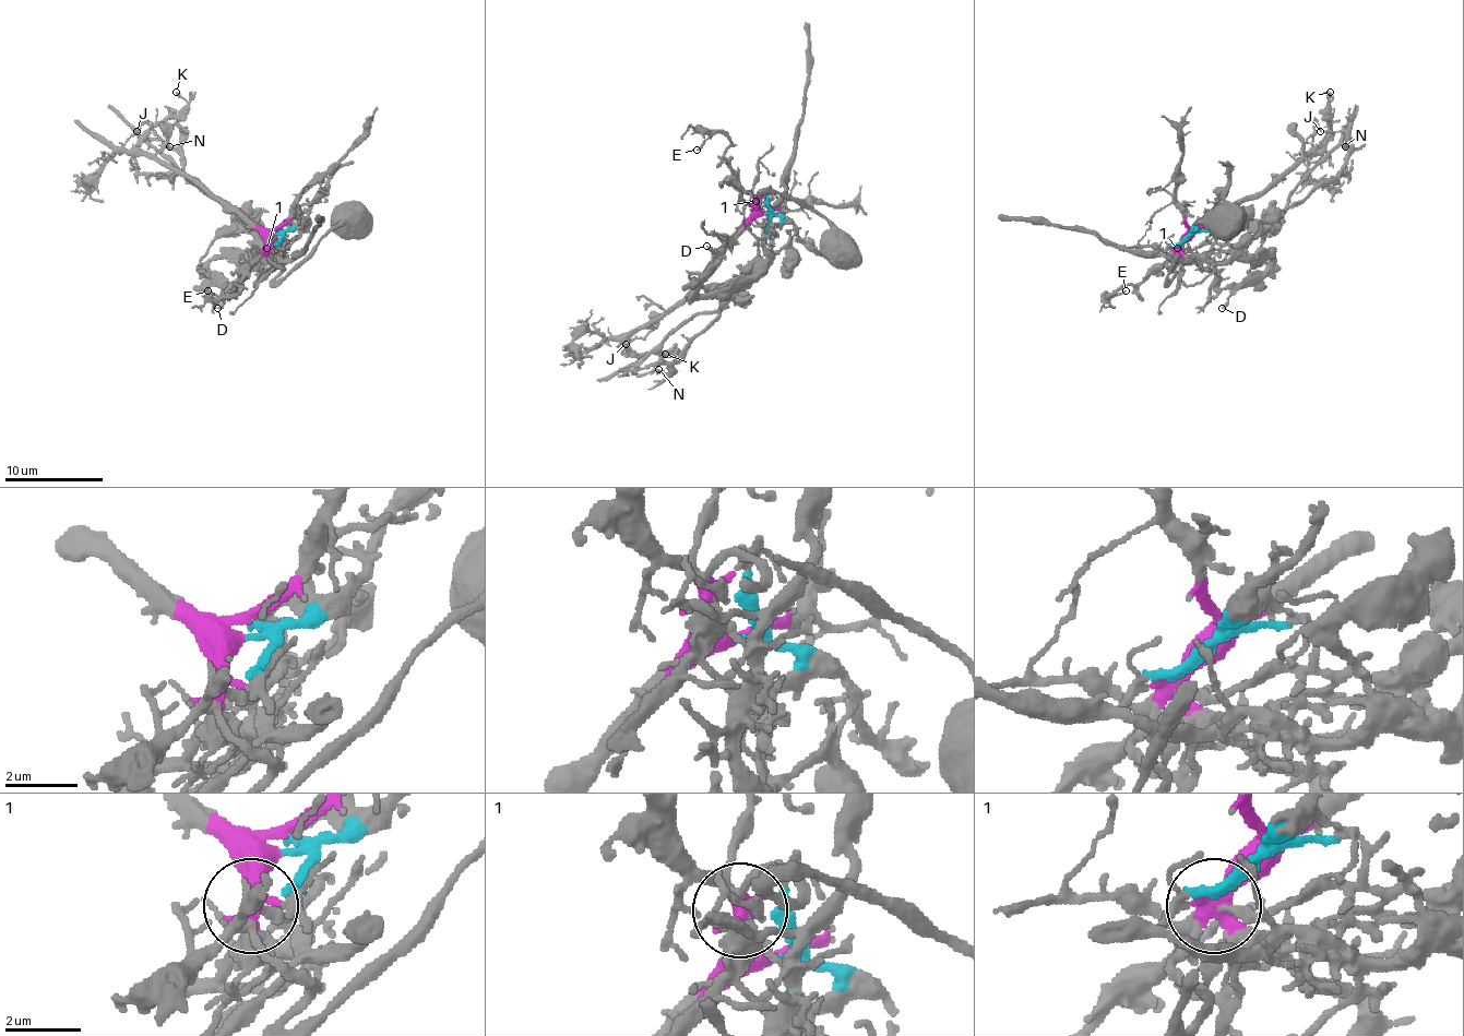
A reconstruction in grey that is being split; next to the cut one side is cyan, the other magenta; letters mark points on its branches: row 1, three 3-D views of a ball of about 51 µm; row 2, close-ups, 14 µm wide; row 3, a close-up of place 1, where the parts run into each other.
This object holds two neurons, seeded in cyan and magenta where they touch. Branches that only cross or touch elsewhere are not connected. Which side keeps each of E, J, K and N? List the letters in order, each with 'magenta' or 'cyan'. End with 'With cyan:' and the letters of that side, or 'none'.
E: magenta
J: magenta
K: magenta
N: cyan
With cyan: N

